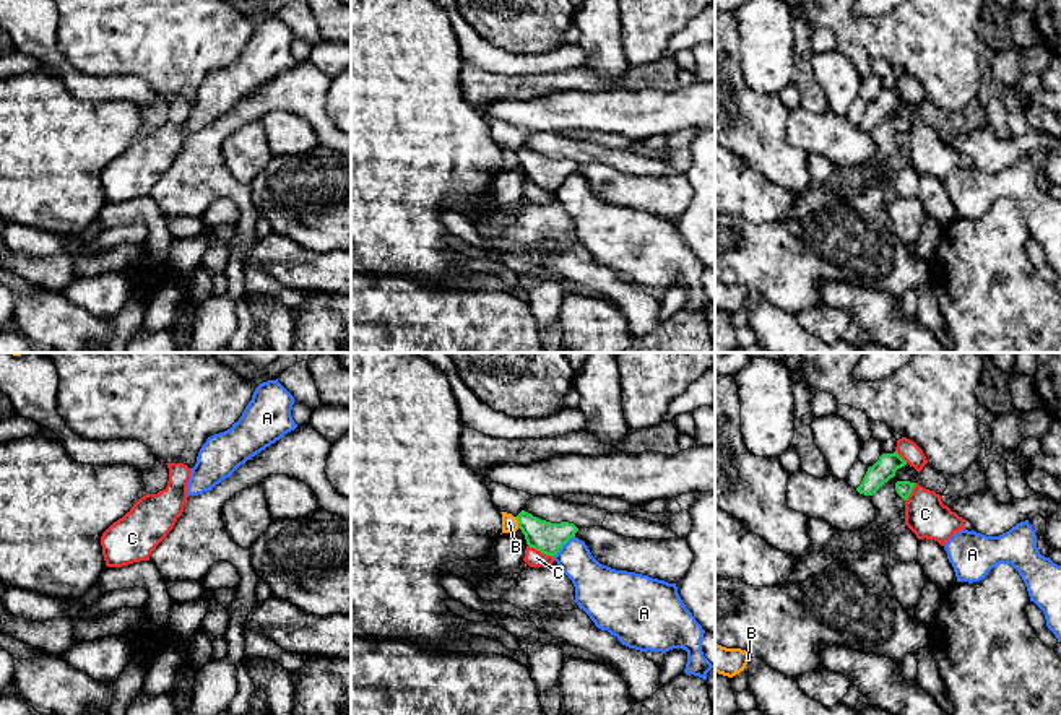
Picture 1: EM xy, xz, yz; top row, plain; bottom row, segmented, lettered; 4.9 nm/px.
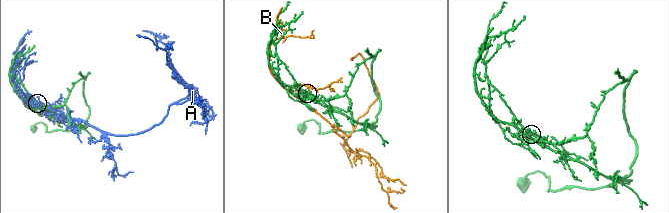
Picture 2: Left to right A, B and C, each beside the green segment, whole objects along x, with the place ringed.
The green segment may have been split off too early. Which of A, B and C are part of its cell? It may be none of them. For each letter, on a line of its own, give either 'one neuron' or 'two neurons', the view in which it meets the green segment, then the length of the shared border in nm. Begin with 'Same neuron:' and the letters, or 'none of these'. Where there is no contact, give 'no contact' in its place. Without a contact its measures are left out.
Same neuron: none of these
A: two neurons | xz | 160 nm
B: two neurons | xz | 60 nm
C: two neurons | xz | 140 nm

